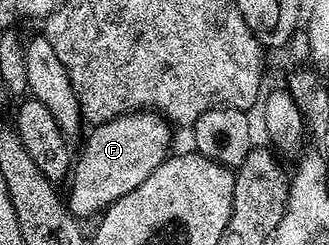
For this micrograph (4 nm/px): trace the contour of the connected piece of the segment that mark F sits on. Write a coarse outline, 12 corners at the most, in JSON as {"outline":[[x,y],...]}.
{"outline":[[154,111],[94,126],[65,193],[76,219],[141,187],[172,152]]}

